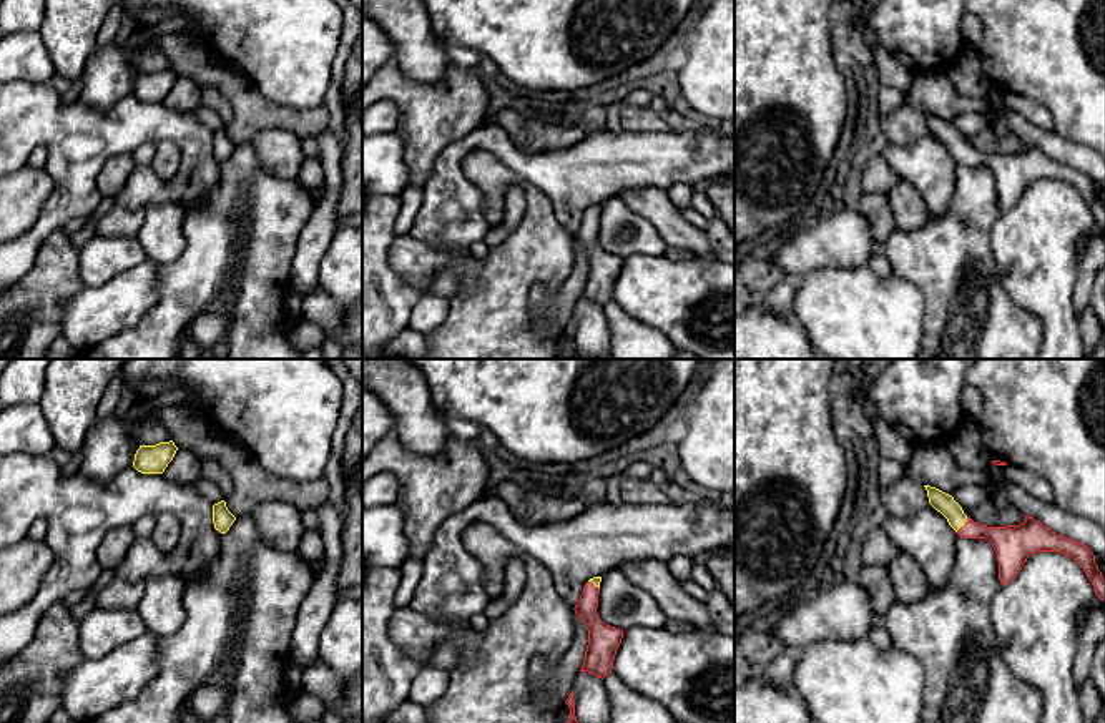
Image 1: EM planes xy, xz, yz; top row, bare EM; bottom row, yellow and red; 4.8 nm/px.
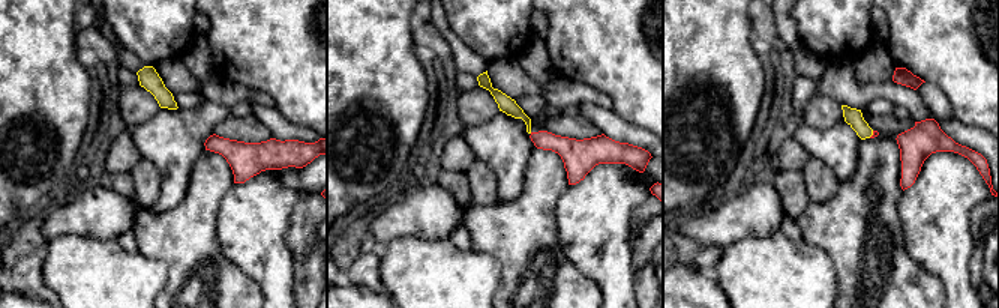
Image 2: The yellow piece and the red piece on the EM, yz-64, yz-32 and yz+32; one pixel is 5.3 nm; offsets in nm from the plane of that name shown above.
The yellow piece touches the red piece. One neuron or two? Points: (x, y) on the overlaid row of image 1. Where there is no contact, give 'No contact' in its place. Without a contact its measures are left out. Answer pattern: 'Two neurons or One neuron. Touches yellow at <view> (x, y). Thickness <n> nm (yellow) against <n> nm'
One neuron. Touches yellow at yz (962, 526). Thickness 100 nm (yellow) against 170 nm

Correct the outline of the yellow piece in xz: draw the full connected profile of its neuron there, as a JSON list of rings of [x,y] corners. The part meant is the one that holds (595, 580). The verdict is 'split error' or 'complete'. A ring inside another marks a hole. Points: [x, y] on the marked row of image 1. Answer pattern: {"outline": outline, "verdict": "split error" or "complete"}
{"outline": [[[602,577],[590,578],[575,605],[575,613],[588,630],[588,645],[583,666],[580,671],[588,671],[598,678],[611,673],[616,650],[623,638],[623,630],[607,625],[598,618],[598,593]]], "verdict": "split error"}

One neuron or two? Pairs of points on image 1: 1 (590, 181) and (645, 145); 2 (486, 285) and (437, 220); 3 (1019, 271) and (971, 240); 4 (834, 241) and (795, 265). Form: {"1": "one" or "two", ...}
{"1": "one", "2": "two", "3": "two", "4": "one"}

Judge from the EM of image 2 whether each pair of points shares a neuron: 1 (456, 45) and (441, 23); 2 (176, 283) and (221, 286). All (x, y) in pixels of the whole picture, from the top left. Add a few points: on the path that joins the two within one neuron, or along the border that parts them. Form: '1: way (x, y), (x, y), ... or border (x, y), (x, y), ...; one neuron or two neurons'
1: way (453, 39), (444, 29); one neuron
2: way (186, 274), (206, 274), (210, 278); one neuron

